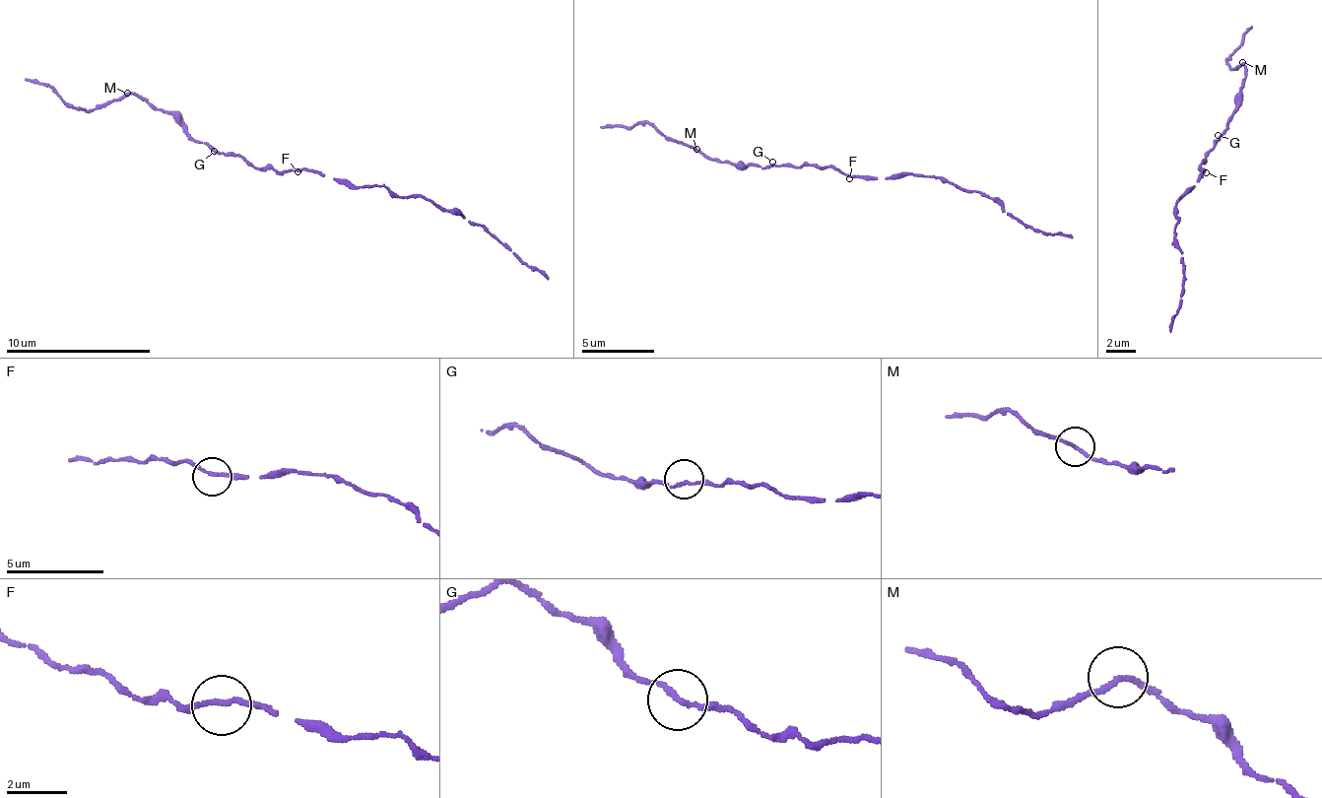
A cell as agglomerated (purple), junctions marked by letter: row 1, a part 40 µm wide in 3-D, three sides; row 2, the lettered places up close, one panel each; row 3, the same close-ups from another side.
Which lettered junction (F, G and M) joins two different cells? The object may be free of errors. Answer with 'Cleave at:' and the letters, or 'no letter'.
Cleave at: no letter

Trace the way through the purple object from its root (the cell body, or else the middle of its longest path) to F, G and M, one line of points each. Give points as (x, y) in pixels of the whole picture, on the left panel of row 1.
F: (281, 173), (297, 171)
G: (281, 173), (274, 168), (252, 167), (239, 155), (214, 151)
M: (281, 173), (252, 167), (239, 155), (215, 154), (194, 141), (170, 113), (126, 92)

